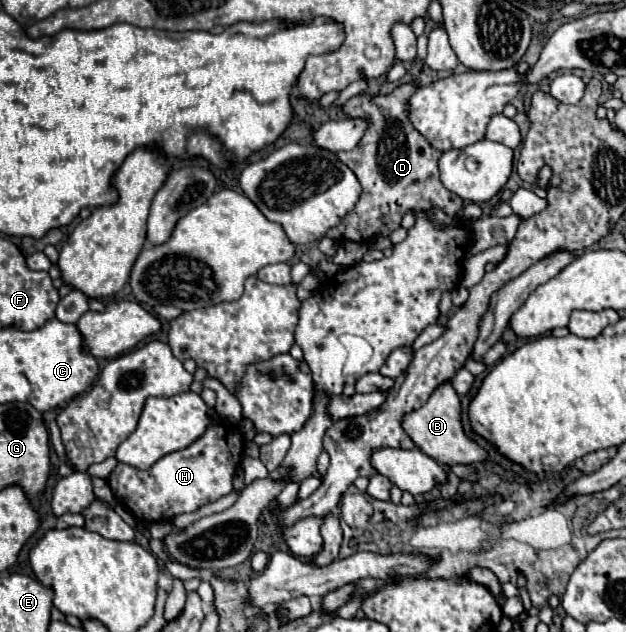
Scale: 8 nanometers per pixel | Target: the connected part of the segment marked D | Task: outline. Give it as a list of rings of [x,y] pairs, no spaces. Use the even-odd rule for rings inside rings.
[[[401,85],[389,95],[357,95],[345,103],[345,113],[365,113],[371,121],[369,131],[363,135],[357,149],[341,151],[339,159],[357,175],[363,185],[363,195],[357,207],[341,219],[339,225],[327,231],[331,239],[369,241],[373,235],[389,237],[401,225],[401,217],[413,209],[441,209],[445,215],[455,217],[463,209],[463,199],[443,187],[439,179],[437,161],[443,155],[433,149],[425,137],[407,119],[407,97],[415,91],[415,85]]]

